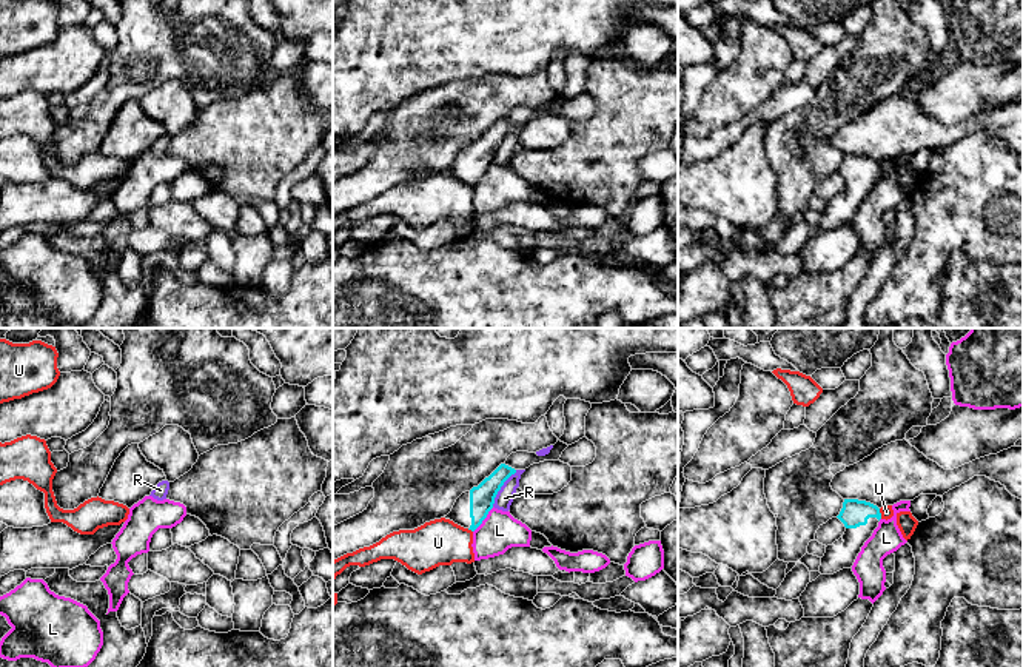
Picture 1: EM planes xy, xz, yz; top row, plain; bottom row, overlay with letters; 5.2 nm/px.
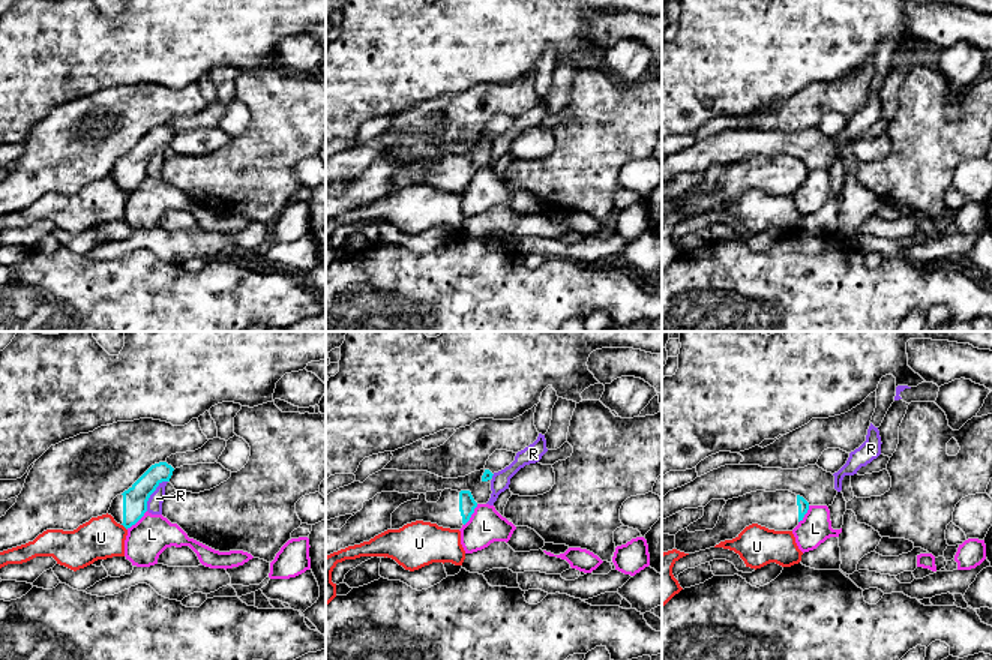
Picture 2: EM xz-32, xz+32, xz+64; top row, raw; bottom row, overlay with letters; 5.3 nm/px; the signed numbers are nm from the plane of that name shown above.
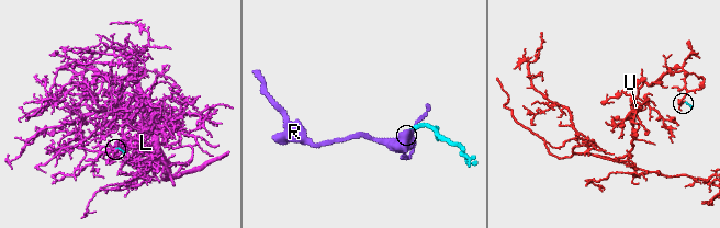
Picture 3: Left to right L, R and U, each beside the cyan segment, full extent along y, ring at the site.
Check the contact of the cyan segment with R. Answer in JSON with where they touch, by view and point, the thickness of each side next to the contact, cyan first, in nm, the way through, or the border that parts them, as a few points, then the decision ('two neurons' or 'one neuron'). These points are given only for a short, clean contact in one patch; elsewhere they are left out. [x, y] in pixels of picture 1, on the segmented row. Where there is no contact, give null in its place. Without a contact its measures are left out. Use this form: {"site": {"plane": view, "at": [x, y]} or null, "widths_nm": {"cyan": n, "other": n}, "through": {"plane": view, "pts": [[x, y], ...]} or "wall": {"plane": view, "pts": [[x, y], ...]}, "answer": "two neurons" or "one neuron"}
{"site": {"plane": "xz", "at": [499, 489]}, "widths_nm": {"cyan": 130, "other": 90}, "wall": {"plane": "xz", "pts": [[516, 470], [504, 482], [492, 506]]}, "answer": "two neurons"}

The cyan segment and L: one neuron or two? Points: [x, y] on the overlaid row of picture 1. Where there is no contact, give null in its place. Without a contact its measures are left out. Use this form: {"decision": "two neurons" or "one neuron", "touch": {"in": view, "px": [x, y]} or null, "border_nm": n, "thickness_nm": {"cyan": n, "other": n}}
{"decision": "two neurons", "touch": {"in": "xz", "px": [484, 518]}, "border_nm": 170, "thickness_nm": {"cyan": 130, "other": 200}}

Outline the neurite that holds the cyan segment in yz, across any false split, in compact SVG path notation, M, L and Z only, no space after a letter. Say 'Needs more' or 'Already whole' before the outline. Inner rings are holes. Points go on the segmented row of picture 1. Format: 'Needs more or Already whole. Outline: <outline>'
Needs more. Outline: M844 499L837 516L846 527L844 535L826 547L820 573L833 575L843 568L852 568L864 542L872 536L881 519L880 508L870 502Z

